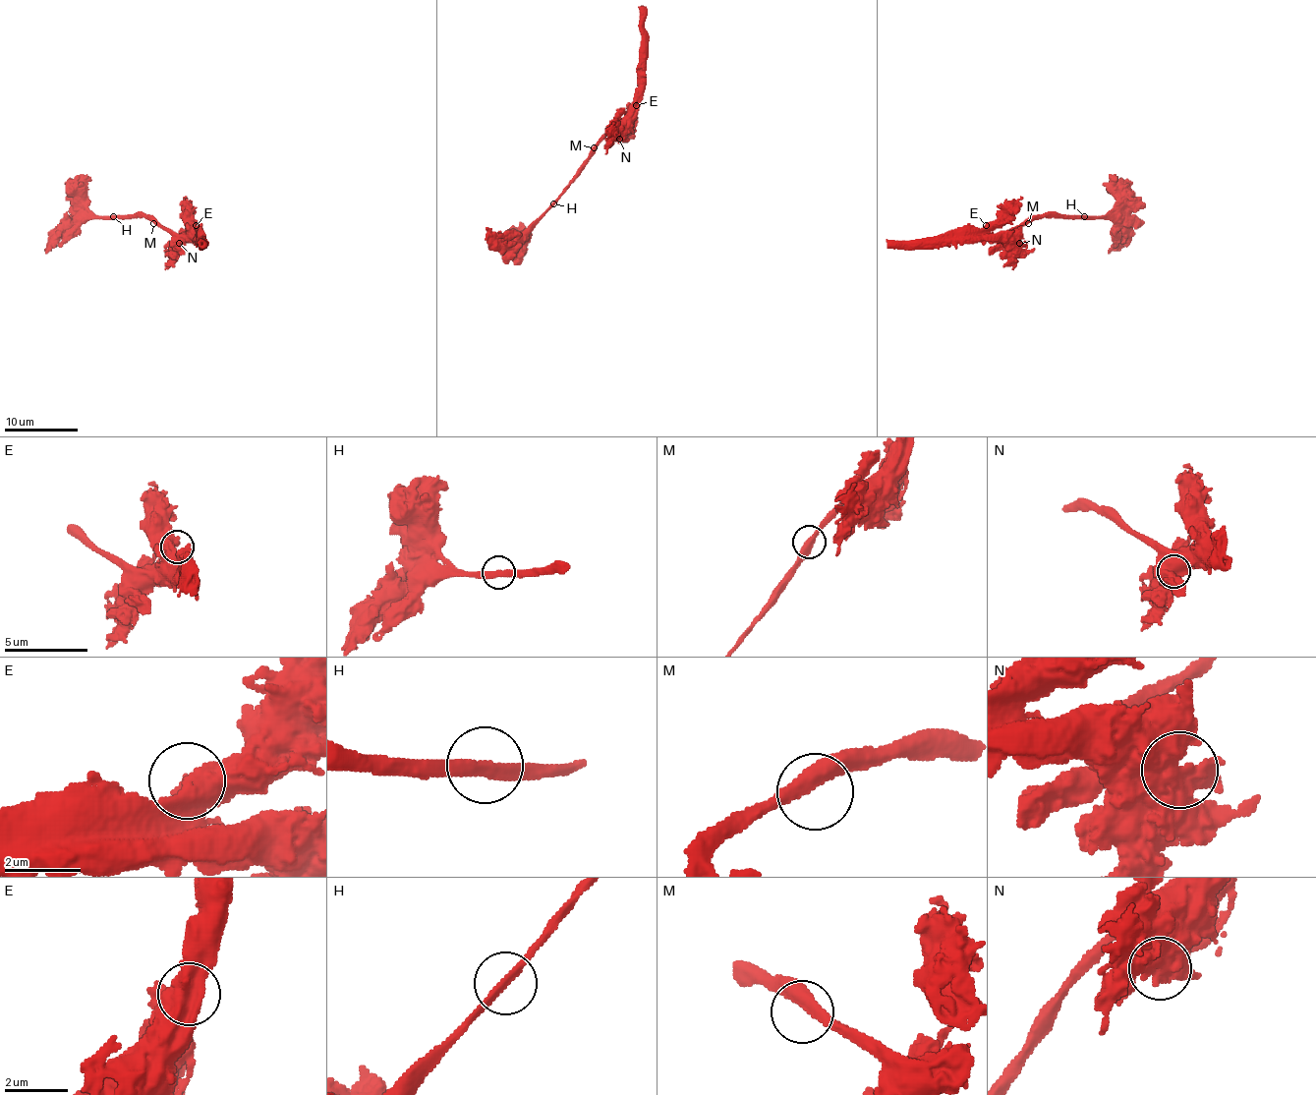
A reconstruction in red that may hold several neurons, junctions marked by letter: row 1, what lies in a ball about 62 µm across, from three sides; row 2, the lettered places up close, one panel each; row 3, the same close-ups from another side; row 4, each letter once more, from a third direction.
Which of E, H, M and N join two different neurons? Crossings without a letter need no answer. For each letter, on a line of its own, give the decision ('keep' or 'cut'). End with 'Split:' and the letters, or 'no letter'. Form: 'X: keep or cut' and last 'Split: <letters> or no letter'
E: keep
H: keep
M: keep
N: keep
Split: no letter

